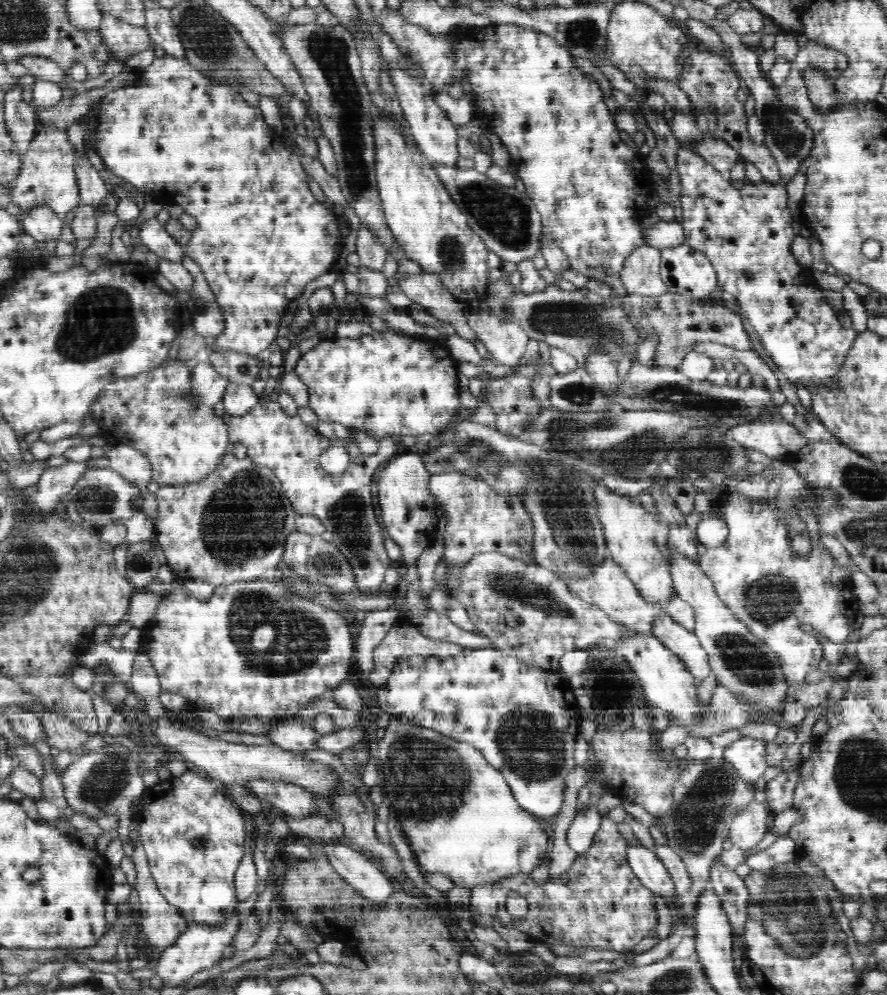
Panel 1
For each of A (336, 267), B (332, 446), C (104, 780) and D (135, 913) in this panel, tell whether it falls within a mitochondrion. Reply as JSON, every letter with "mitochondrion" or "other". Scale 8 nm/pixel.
{"A":"other","B":"other","C":"mitochondrion","D":"other"}

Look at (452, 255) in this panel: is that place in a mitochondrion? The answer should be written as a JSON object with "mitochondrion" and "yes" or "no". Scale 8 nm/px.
{"mitochondrion":"yes"}

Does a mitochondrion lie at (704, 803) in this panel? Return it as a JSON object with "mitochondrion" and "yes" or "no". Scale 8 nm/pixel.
{"mitochondrion":"yes"}

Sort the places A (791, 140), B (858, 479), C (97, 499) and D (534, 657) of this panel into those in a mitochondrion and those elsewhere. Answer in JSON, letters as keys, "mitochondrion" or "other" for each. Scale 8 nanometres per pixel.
{"A":"mitochondrion","B":"mitochondrion","C":"mitochondrion","D":"other"}

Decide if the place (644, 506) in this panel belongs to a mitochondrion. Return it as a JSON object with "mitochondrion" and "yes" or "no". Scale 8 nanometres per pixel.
{"mitochondrion":"no"}

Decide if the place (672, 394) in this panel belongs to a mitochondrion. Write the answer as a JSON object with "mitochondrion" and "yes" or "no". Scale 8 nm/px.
{"mitochondrion":"yes"}

